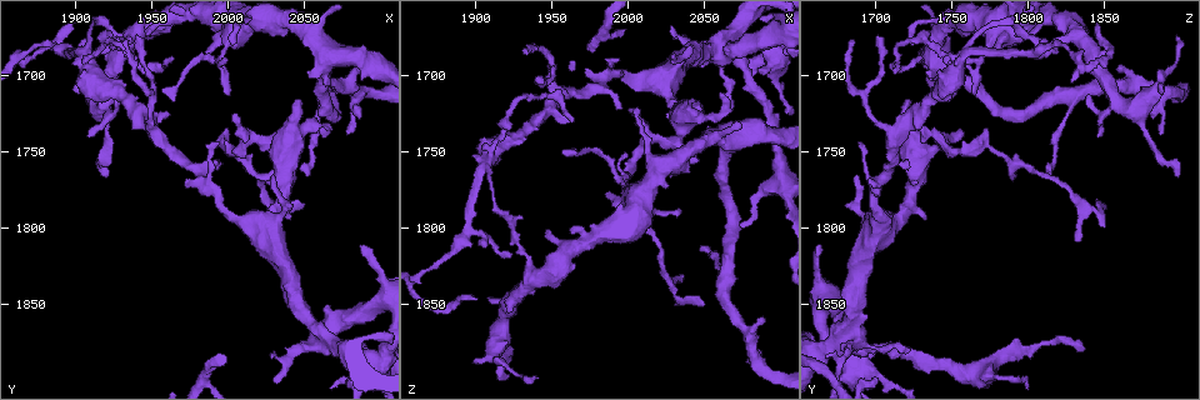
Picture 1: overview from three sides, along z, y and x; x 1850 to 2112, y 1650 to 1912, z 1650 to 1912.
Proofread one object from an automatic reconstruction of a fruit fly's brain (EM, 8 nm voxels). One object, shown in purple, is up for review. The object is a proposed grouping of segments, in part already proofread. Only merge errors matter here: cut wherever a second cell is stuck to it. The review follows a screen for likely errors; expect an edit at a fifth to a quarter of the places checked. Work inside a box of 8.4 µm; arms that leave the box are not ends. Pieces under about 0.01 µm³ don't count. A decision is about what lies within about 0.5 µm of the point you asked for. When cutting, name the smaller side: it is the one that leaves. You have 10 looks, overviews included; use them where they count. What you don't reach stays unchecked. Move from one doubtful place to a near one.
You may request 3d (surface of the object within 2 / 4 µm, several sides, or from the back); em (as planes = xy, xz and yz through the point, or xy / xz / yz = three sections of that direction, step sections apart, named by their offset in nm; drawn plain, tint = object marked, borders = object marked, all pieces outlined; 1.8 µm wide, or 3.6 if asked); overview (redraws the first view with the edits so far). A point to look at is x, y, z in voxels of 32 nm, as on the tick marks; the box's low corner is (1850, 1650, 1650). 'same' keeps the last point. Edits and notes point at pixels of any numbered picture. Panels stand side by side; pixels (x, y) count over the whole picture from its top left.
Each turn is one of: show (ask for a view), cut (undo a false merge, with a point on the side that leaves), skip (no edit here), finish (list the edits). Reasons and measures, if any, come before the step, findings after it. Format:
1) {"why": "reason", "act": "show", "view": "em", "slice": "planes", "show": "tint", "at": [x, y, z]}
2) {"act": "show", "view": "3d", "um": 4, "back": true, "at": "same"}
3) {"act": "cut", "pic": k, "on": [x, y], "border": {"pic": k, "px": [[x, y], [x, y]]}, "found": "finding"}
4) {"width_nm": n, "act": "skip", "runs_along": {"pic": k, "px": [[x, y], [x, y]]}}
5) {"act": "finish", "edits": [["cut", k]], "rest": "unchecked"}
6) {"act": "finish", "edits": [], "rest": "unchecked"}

{"why": "thick turns thin", "act": "show", "view": "em", "slice": "planes", "show": "borders", "at": [2066, 1712, 1830]}

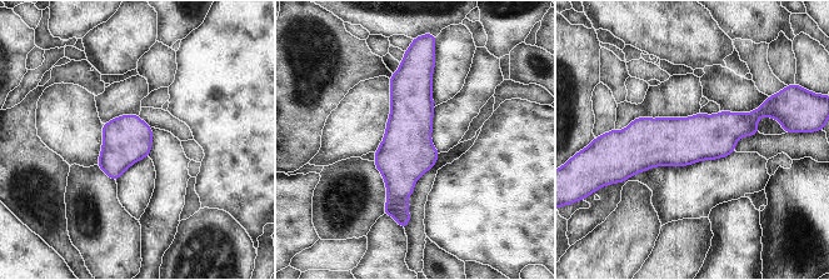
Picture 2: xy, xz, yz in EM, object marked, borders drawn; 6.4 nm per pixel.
{"act": "skip", "runs_along": {"pic": 2, "px": [[409, 65], [401, 214]]}, "found": "all the same cell"}

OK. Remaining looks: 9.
{"why": "sudden change in width", "act": "show", "view": "em", "slice": "planes", "show": "tint", "at": [1918, 1720, 1870]}

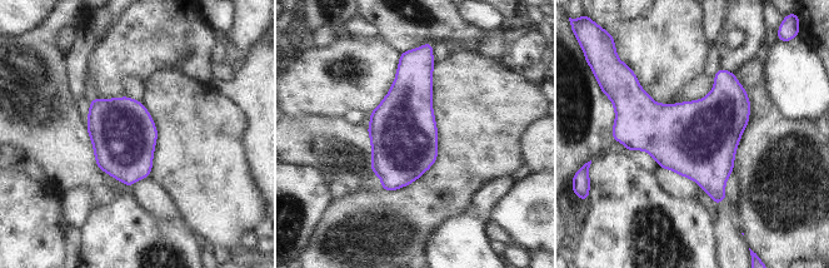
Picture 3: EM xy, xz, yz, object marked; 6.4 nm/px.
{"act": "skip", "found": "all the same cell"}

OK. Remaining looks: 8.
{"why": "sharp bend", "act": "show", "view": "em", "slice": "xz", "step": 16, "show": "tint", "at": [1896, 1686, 1800]}

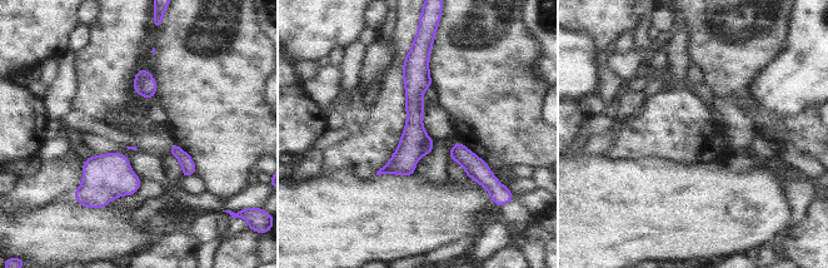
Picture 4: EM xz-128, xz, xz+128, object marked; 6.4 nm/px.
{"act": "show", "view": "em", "slice": "planes", "show": "tint", "at": "same"}

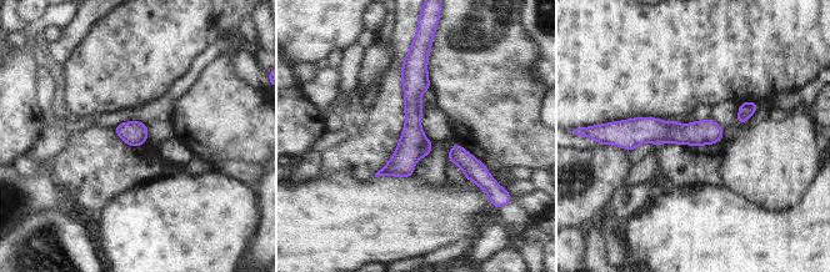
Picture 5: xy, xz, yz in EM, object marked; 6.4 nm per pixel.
{"width_nm": 160, "act": "skip", "found": "one cell here"}

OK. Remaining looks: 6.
{"why": "small branch off a trunk", "act": "show", "view": "em", "slice": "planes", "show": "tint", "at": [2064, 1872, 1686]}

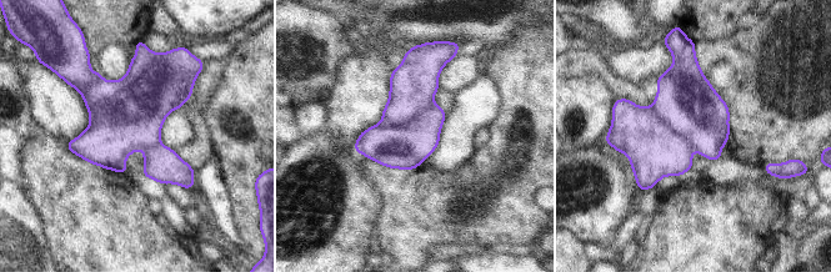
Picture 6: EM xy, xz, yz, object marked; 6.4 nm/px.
{"width_nm": 400, "act": "cut", "pic": 6, "on": [655, 150], "border": {"pic": 6, "px": [[654, 104], [656, 115], [692, 150]]}, "found": "a second cell is stuck on"}

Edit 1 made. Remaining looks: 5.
{"act": "finish", "edits": [["cut", 6]], "rest": "unchecked"}

